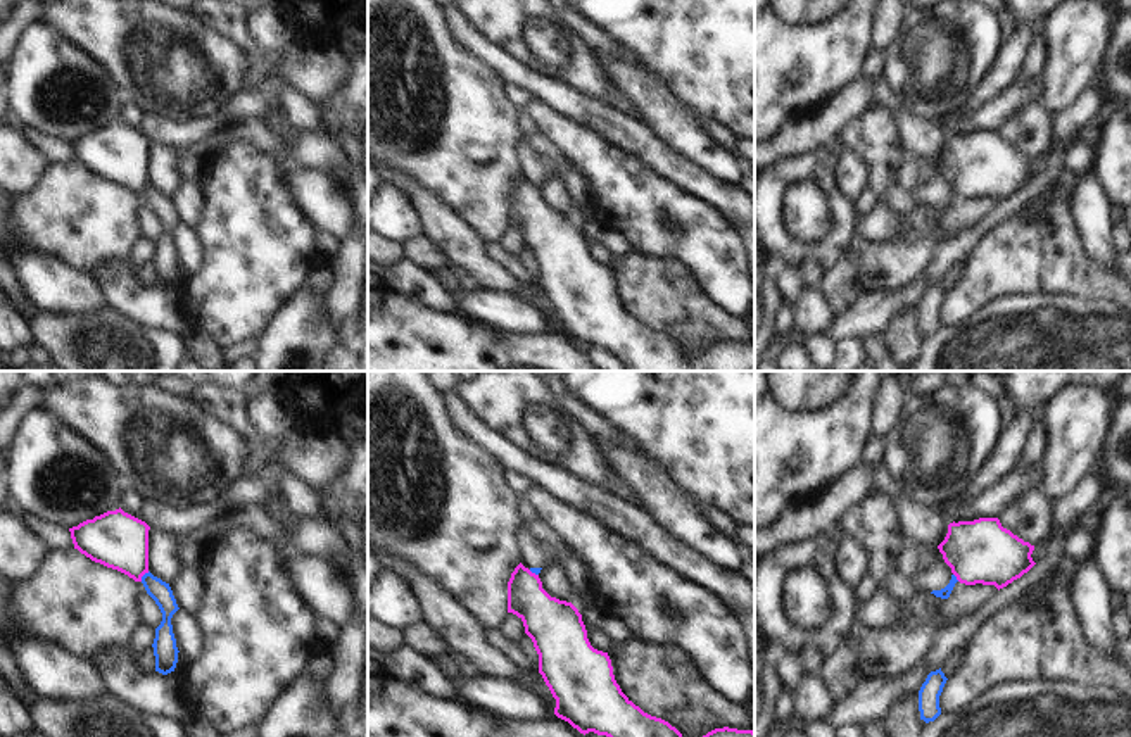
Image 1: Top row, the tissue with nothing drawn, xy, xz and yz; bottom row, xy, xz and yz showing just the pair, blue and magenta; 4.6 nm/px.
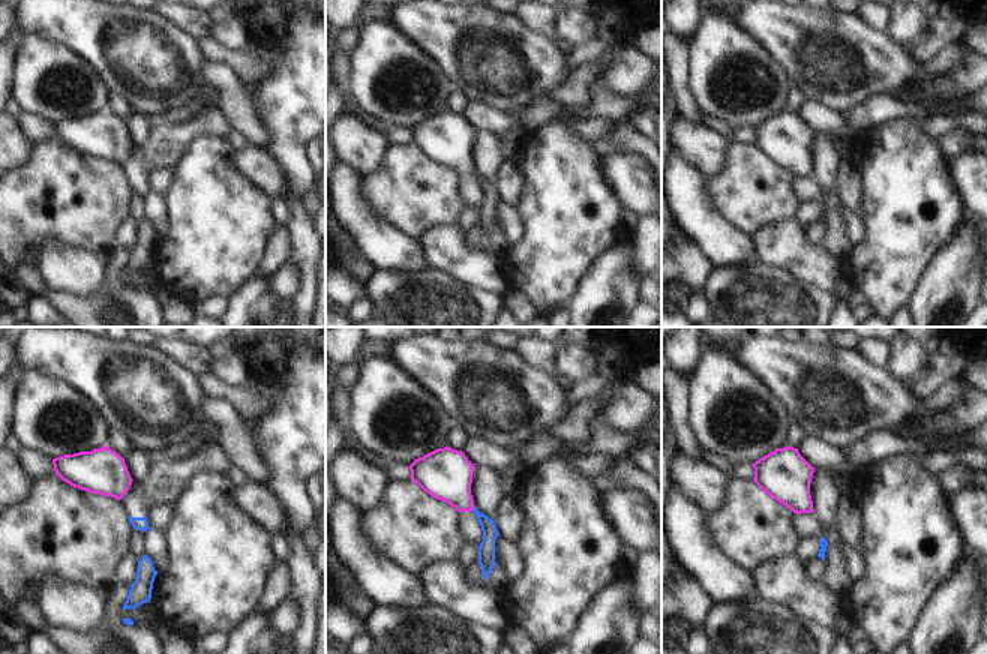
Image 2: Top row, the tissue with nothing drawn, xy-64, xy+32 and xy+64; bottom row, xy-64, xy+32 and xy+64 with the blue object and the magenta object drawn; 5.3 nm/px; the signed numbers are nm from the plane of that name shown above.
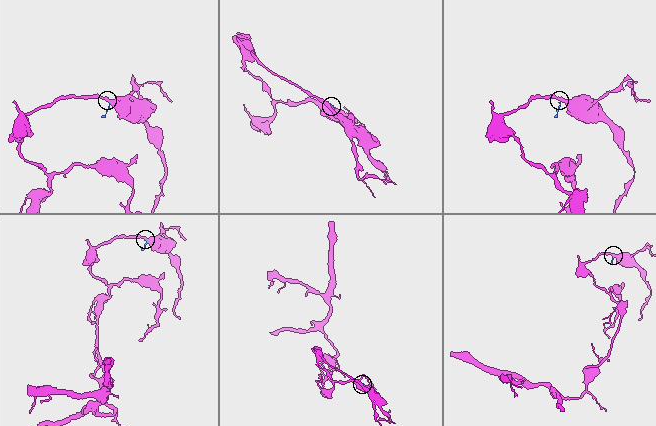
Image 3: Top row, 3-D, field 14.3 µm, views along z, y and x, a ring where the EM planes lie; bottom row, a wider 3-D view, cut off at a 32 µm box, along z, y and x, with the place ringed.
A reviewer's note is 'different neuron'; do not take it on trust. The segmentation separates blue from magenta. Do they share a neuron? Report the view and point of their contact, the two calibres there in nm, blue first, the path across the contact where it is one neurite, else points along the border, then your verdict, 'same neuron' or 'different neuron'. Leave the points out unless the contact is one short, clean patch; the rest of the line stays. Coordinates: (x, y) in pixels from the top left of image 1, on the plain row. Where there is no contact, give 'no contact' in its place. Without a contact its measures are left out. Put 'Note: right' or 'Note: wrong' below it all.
contact xy (144, 188); calibres 100 and 260 nm; border xy (149, 185), (140, 194); different neuron
Note: right

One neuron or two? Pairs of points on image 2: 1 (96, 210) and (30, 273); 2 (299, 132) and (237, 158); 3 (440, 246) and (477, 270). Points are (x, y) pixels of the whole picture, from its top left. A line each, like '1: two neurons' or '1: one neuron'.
1: two neurons
2: two neurons
3: one neuron

